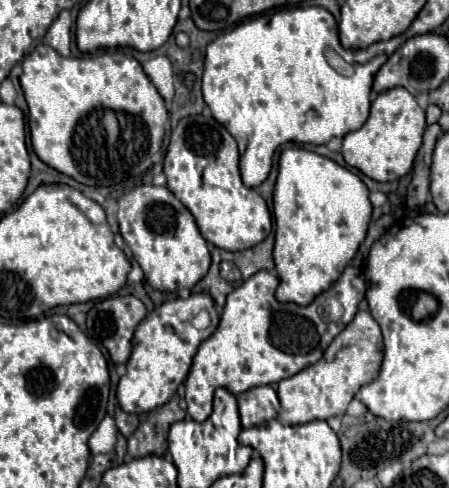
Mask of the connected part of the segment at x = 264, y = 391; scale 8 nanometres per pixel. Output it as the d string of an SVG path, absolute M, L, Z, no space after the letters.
M270 385L248 389L240 395L236 395L236 399L238 399L242 427L262 425L264 421L274 419L278 413L278 407L280 407L278 395Z

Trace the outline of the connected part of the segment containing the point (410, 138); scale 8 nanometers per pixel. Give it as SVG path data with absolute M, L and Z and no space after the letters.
M388 89L388 93L380 93L372 101L368 121L344 137L342 157L348 165L376 181L394 181L412 169L414 157L422 145L424 129L424 109L416 103L414 95L406 89Z

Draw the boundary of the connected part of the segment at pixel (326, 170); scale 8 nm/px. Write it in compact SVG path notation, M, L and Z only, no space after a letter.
M286 147L280 153L278 165L280 169L278 169L273 192L275 222L273 259L278 277L280 277L276 299L282 303L292 301L298 305L308 305L316 295L326 291L342 275L346 265L356 255L368 231L372 217L372 203L369 200L369 191L362 183L362 179L328 157L322 157L308 149Z

